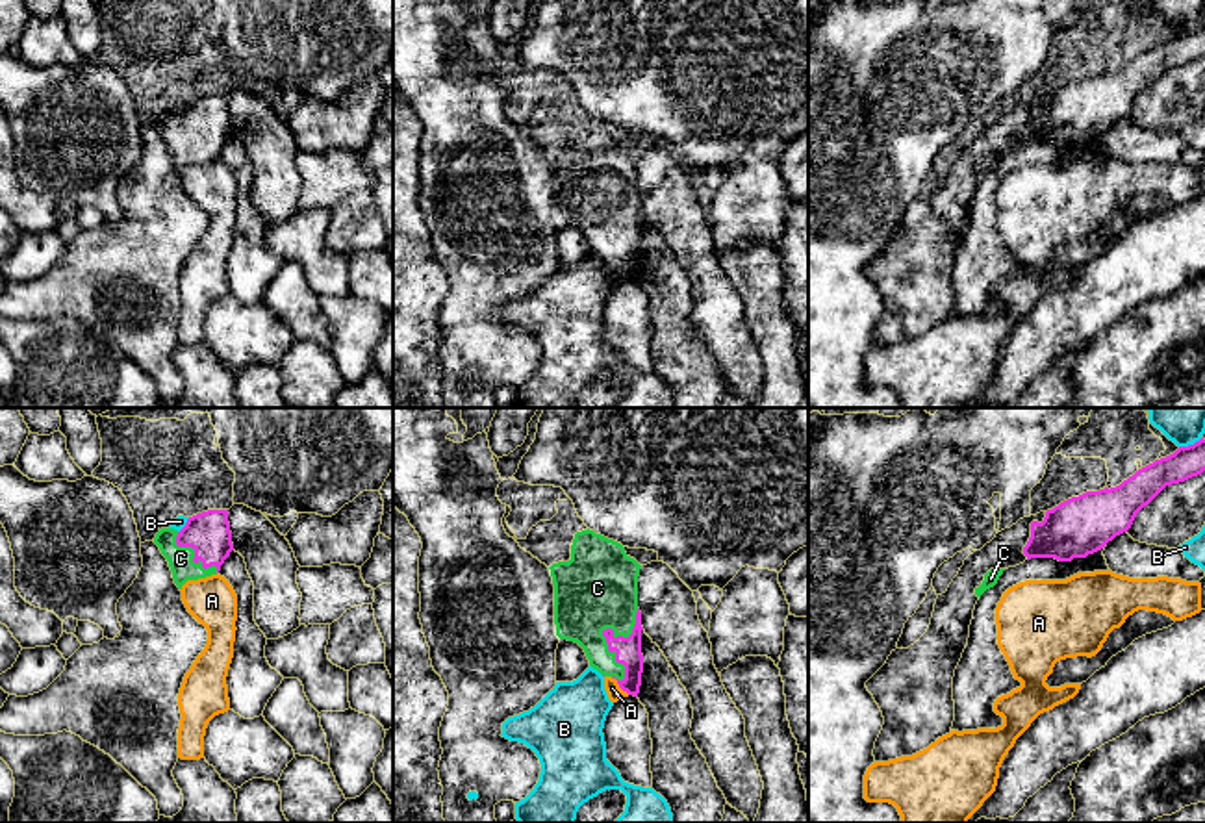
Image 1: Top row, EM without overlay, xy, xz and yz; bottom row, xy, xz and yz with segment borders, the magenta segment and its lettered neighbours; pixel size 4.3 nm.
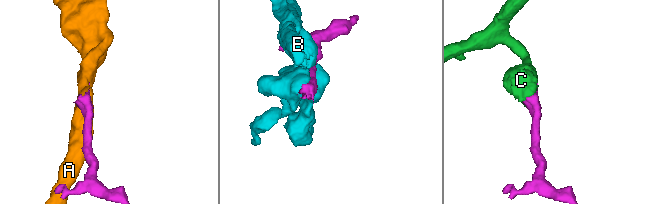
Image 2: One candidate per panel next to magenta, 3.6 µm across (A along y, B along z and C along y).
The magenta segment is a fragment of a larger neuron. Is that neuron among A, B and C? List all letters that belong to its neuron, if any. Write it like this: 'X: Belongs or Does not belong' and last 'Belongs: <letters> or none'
A: Does not belong
B: Does not belong
C: Belongs
Belongs: C

